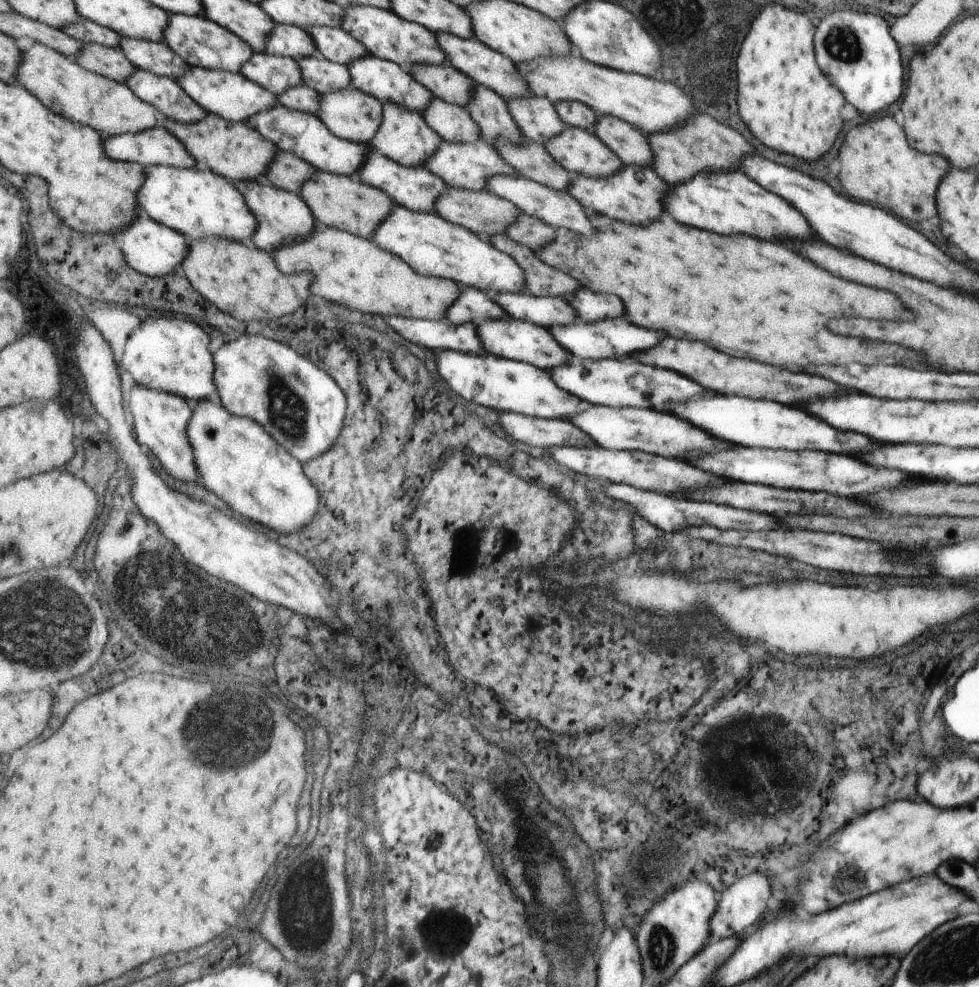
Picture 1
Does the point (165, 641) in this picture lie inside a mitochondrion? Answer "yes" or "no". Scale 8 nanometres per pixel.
yes

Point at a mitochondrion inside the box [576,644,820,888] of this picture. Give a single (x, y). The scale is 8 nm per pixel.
(729, 699)

